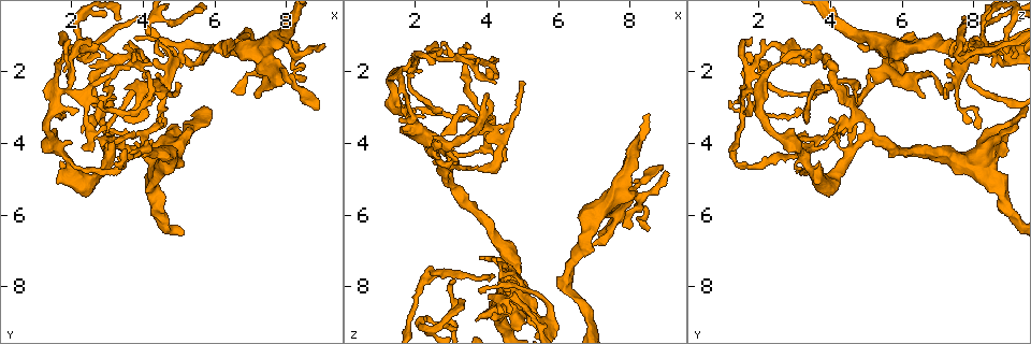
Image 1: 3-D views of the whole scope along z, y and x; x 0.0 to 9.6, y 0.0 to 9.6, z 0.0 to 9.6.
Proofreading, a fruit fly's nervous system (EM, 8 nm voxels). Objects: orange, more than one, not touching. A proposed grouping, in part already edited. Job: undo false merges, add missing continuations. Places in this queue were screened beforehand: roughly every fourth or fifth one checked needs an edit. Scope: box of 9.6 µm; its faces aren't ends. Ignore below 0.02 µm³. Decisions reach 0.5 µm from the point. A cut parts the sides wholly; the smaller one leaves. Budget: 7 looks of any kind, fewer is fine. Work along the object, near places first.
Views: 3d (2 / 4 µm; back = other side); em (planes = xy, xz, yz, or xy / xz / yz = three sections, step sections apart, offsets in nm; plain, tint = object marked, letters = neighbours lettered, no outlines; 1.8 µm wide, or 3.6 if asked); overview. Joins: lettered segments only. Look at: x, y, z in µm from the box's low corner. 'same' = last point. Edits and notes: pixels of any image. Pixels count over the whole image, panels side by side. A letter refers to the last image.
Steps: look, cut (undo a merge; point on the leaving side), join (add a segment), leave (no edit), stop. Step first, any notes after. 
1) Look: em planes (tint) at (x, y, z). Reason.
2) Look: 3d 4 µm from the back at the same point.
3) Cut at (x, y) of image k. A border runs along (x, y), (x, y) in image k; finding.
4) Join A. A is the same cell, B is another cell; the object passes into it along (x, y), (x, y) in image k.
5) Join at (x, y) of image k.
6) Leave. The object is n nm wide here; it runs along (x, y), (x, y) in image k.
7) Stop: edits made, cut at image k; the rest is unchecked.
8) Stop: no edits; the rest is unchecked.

Look: 3d 4 µm at (4.15, 1.85, 2.90). Tapers out.

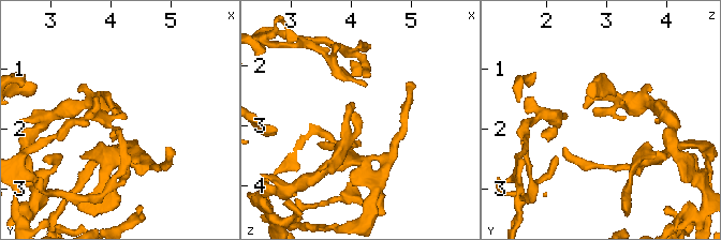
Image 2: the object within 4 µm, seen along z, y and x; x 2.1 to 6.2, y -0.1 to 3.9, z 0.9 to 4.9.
Look: em 3.6 µm xy step 4 (letters) at (4.15, 1.80, 2.95).

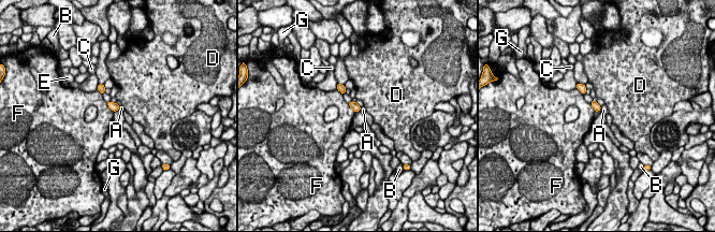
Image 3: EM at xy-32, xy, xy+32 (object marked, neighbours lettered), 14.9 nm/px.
Leave. A, B, C, D, E, F and G are other cells; none of them fits.

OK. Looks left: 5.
Look: 3d 2 µm at (4.30, 1.35, 7.35). An open end.

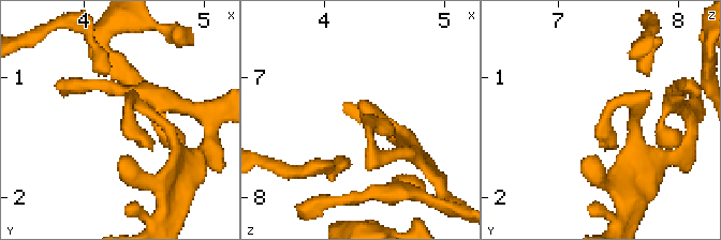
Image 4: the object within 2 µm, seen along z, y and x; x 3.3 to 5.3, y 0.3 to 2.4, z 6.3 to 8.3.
Look: em xz step 4 (plain) at (4.32, 1.32, 7.38).

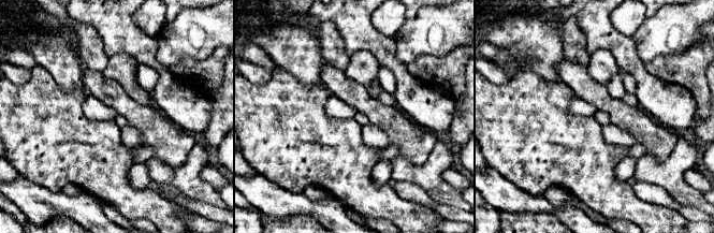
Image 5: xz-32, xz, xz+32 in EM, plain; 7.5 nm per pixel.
Look: em xz step 4 (letters) at the same point. See the neighbours.

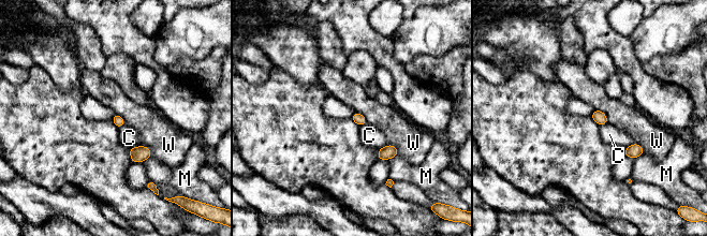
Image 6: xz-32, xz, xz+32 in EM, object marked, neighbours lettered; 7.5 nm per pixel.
Leave. C, M and W are other cells; a border runs along (141, 145), (129, 148) in image 6; none of them fits.

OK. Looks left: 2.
Look: em xz step 4 (tint) at (8.25, 1.60, 5.65). Sharp bend.

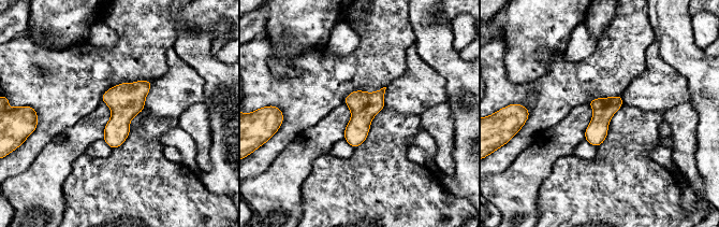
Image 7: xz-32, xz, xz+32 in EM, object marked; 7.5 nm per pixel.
Look: em planes (letters) at the same point. Cut it another way.

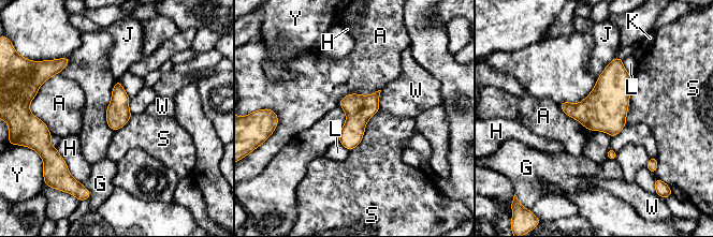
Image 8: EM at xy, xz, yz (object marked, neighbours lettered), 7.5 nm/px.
Leave. The object is 180 nm wide here; A, G, H, J, K, L, S, W and Y are other cells; all the same cell.

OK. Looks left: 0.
Stop: no edits; the rest is unchecked.

